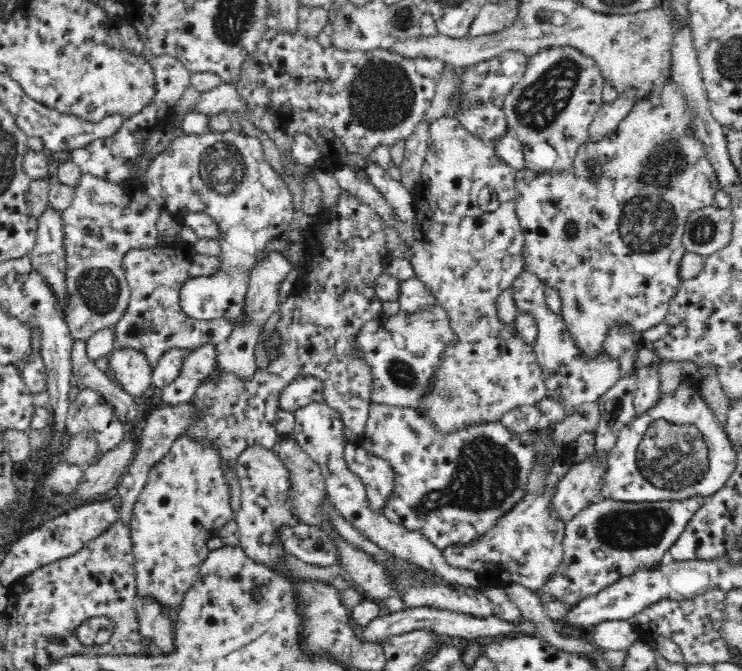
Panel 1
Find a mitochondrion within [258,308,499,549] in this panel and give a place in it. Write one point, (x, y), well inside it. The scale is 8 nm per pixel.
(402, 375)

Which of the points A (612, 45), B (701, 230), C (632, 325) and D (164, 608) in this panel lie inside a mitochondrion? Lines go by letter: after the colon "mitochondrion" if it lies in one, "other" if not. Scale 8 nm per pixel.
A: other
B: mitochondrion
C: other
D: other

